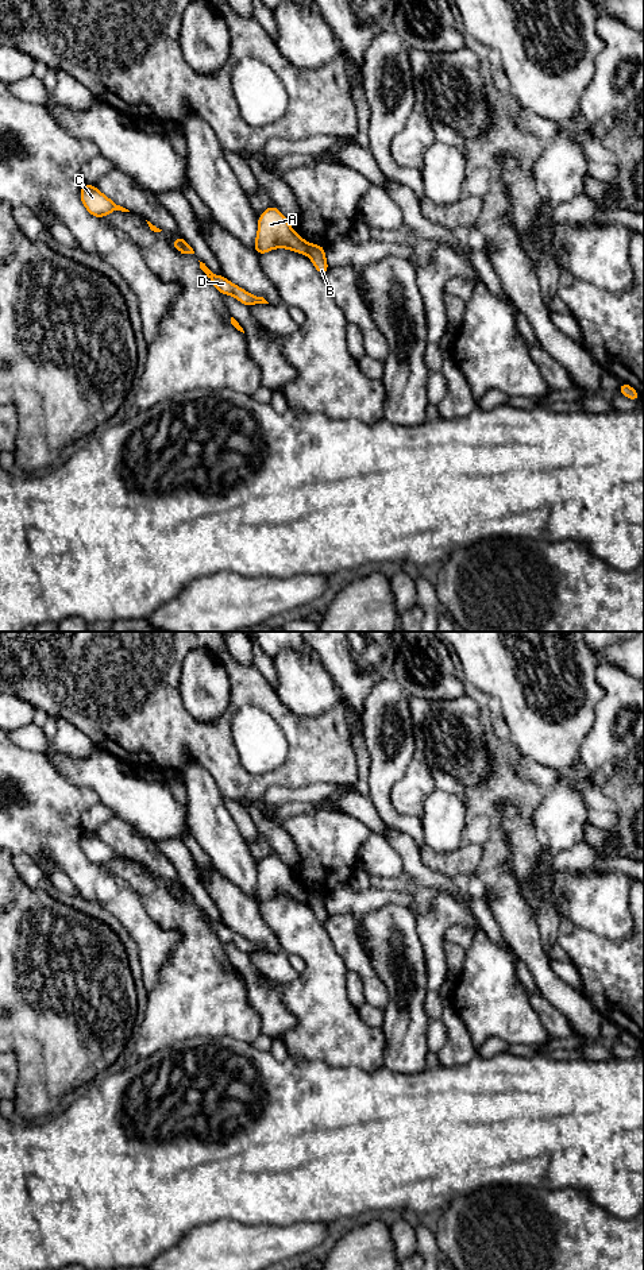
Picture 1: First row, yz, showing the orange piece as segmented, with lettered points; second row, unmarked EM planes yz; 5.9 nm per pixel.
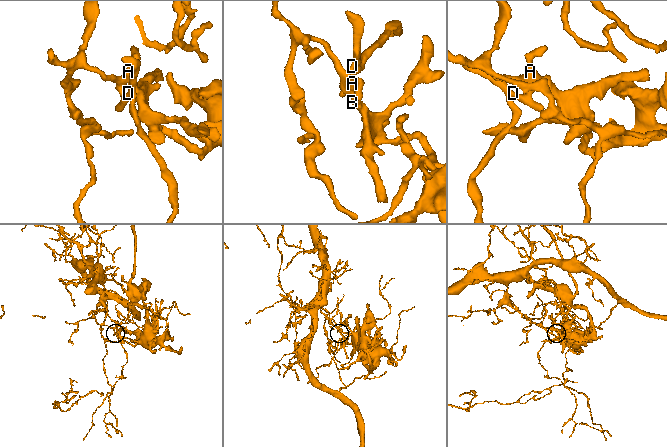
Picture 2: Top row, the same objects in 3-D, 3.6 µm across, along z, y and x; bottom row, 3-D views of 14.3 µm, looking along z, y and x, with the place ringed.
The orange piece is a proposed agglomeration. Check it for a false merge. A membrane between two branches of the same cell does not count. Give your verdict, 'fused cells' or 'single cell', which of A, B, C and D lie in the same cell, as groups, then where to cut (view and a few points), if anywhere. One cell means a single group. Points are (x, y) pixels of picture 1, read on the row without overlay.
fused cells | A C D / B | yz (308, 891), (305, 900)

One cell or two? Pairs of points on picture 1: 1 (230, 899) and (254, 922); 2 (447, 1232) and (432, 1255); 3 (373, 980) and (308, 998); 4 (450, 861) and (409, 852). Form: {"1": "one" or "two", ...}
{"1": "one", "2": "two", "3": "two", "4": "two"}

